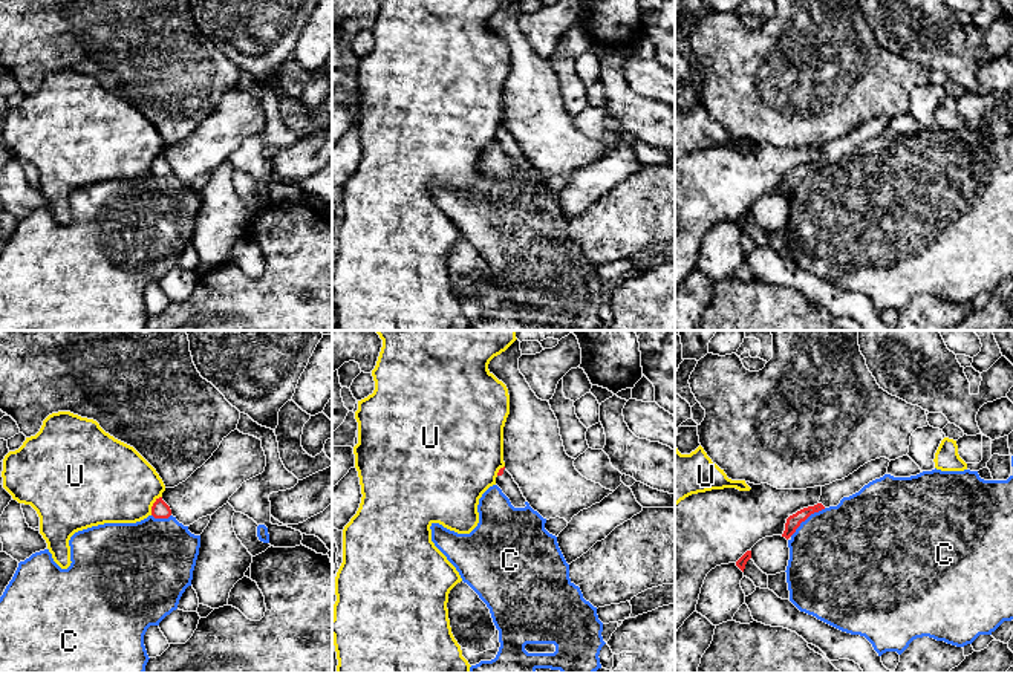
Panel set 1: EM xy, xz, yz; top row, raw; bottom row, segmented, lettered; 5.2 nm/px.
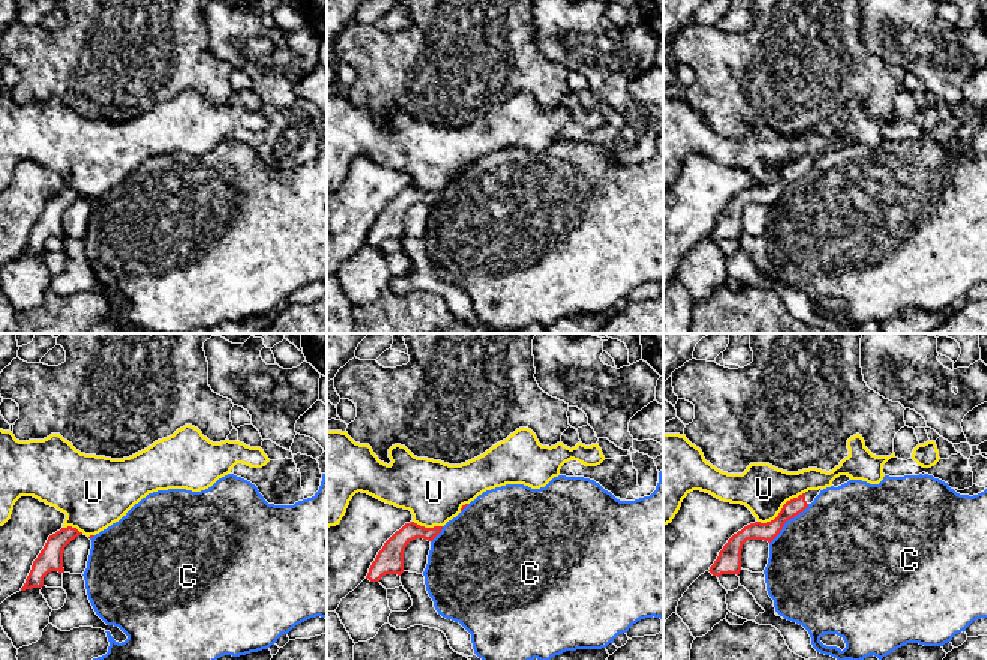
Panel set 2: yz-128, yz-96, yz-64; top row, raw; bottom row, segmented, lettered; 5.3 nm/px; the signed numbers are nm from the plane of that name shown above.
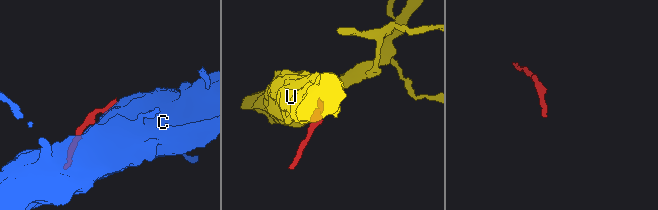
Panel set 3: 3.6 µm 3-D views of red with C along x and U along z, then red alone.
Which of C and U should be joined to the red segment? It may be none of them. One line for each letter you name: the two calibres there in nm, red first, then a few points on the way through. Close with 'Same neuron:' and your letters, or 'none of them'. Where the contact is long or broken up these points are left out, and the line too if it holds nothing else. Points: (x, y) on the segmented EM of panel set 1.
Same neuron: none of them

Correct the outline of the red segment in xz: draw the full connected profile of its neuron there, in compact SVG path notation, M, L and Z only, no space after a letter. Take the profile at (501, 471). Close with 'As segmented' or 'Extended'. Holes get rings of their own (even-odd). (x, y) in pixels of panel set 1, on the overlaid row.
M503 468L499 470L496 477L496 485L510 499L514 508L525 508L526 499L523 497L519 485L514 482L513 476Z. Extended

